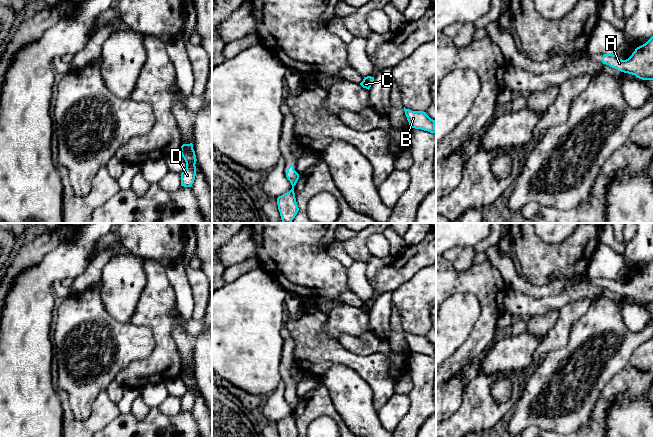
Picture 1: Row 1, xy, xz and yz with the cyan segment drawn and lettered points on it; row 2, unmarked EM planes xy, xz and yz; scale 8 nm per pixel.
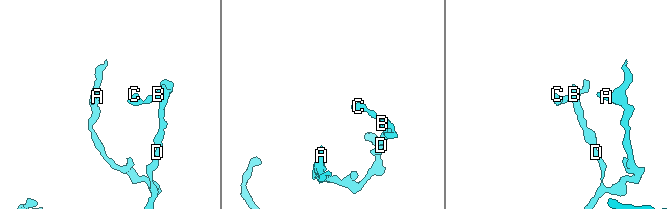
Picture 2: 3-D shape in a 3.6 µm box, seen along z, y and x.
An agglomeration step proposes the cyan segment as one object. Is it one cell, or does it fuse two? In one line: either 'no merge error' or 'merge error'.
no merge error

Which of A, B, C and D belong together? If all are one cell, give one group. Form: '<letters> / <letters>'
A B C D

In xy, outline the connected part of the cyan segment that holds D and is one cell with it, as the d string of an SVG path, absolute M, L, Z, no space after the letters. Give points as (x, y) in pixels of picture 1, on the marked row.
M183 144L180 153L186 162L186 168L181 173L181 186L191 187L196 176L196 155L193 144Z

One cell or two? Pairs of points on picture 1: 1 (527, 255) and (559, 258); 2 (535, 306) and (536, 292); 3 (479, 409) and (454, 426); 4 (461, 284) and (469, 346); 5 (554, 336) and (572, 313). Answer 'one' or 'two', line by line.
1: one
2: two
3: one
4: one
5: one

